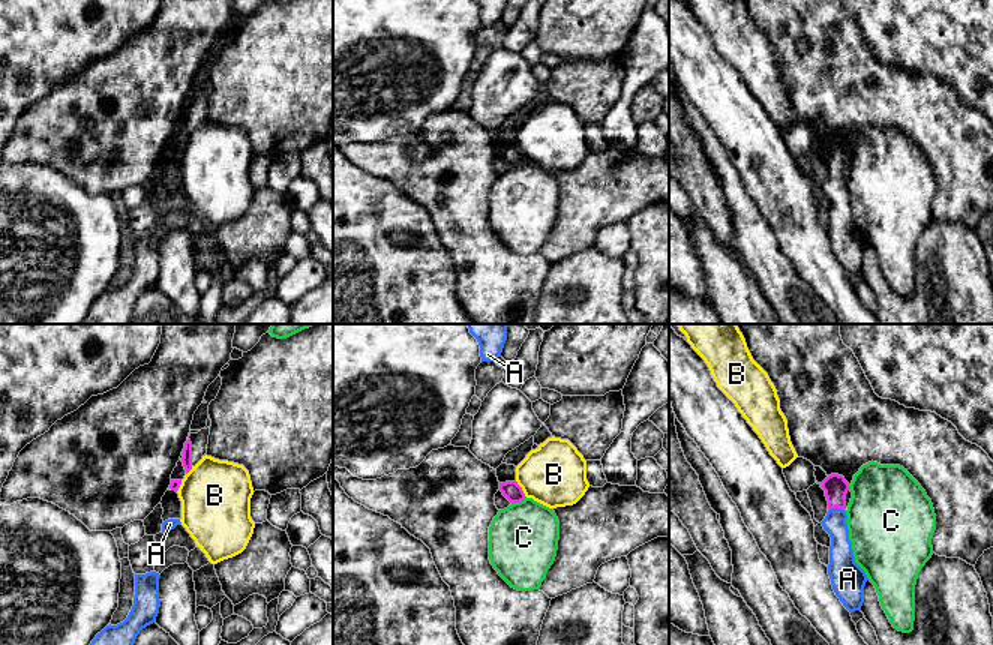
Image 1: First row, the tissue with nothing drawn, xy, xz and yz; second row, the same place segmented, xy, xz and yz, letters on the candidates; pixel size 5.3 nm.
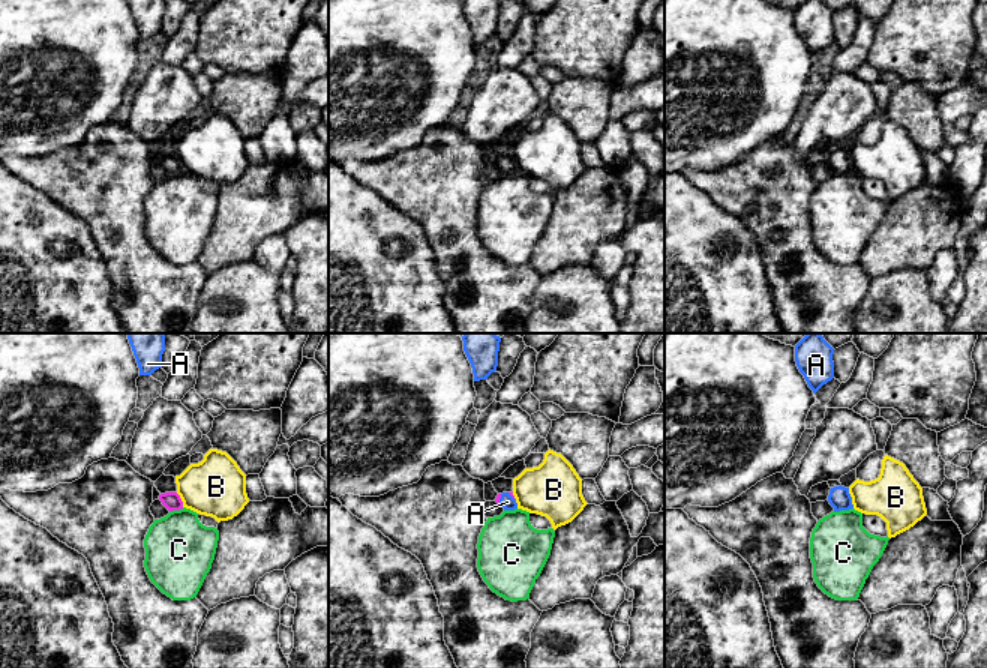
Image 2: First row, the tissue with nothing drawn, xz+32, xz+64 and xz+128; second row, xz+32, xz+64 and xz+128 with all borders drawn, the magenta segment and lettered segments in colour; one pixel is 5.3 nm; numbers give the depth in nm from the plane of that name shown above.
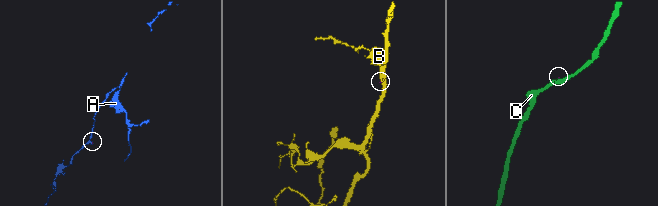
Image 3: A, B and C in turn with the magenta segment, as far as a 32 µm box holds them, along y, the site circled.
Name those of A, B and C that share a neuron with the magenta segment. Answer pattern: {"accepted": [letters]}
{"accepted": ["A"]}

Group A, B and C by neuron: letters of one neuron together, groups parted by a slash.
A / B / C

